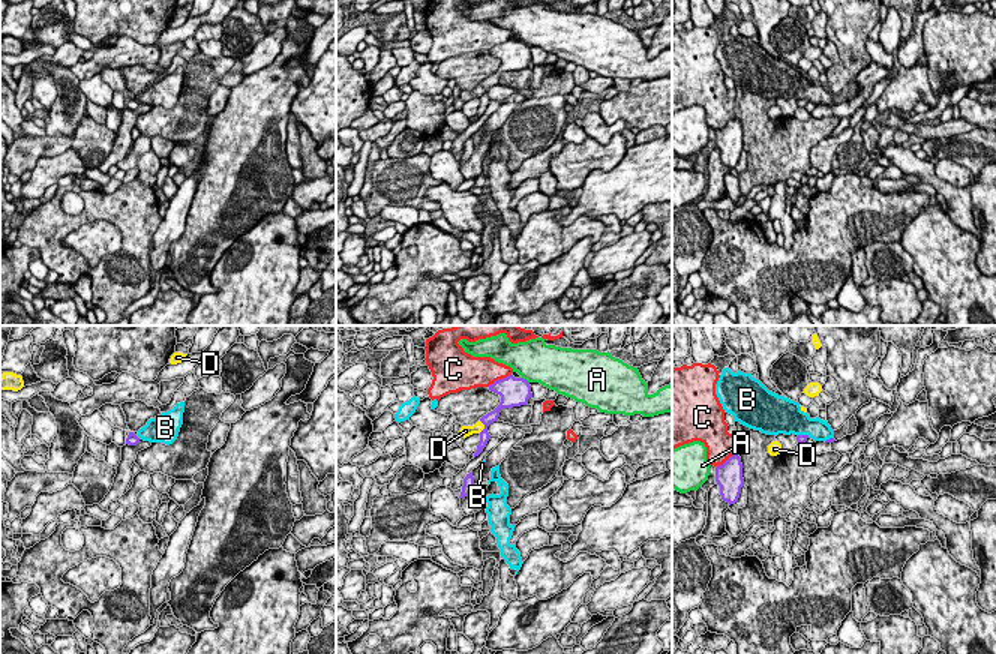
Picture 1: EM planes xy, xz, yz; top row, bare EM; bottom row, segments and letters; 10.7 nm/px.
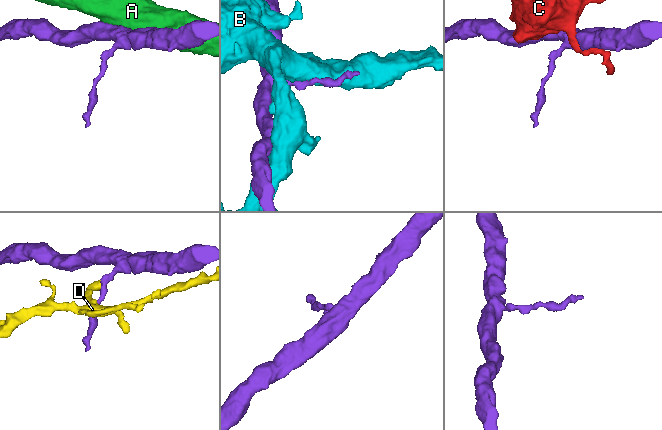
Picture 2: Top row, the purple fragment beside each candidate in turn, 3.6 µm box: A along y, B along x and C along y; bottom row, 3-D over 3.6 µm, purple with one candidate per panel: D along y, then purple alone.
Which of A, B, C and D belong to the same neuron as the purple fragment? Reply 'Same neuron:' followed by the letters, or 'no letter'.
Same neuron: no letter

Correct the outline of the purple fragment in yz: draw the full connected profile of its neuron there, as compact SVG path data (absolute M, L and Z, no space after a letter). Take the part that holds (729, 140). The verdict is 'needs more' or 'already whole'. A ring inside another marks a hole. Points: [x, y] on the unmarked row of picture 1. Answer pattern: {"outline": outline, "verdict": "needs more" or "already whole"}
{"outline": "M736 117L723 129L716 130L716 146L720 150L722 164L729 170L735 168L744 150L742 128Z", "verdict": "already whole"}

